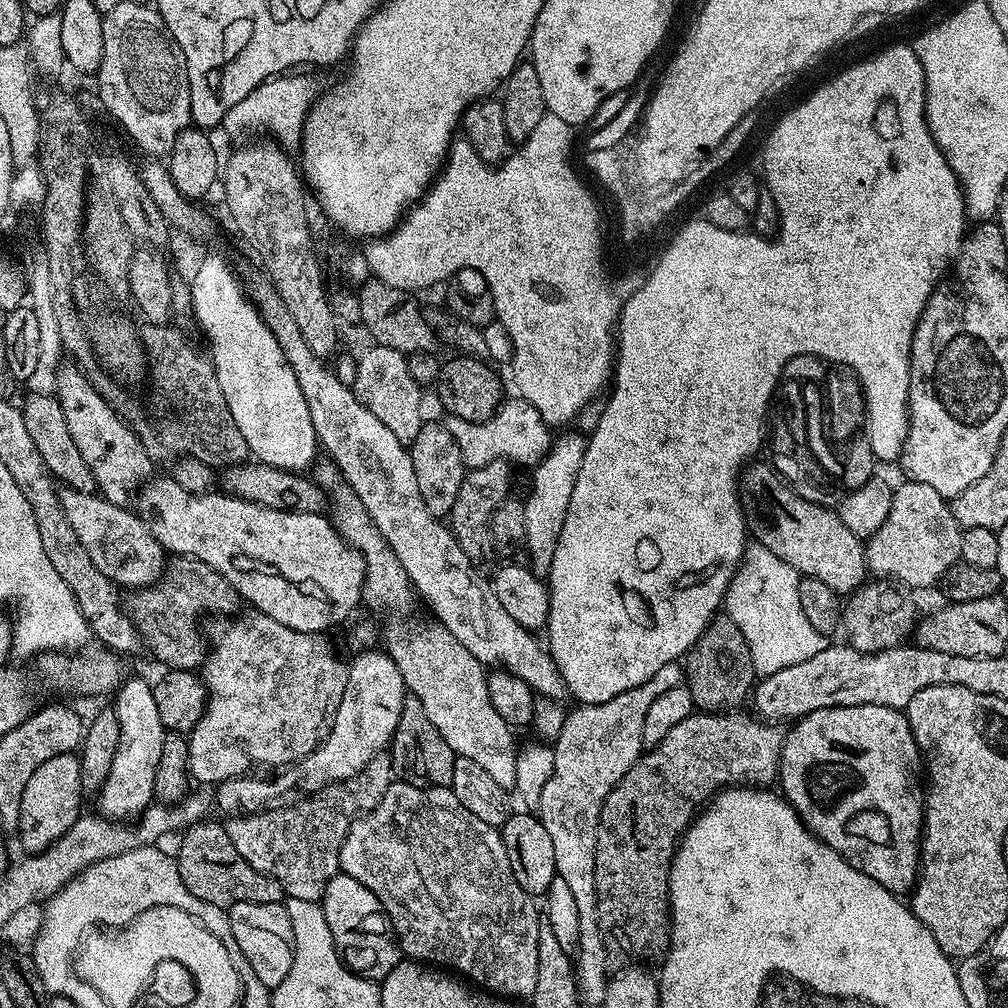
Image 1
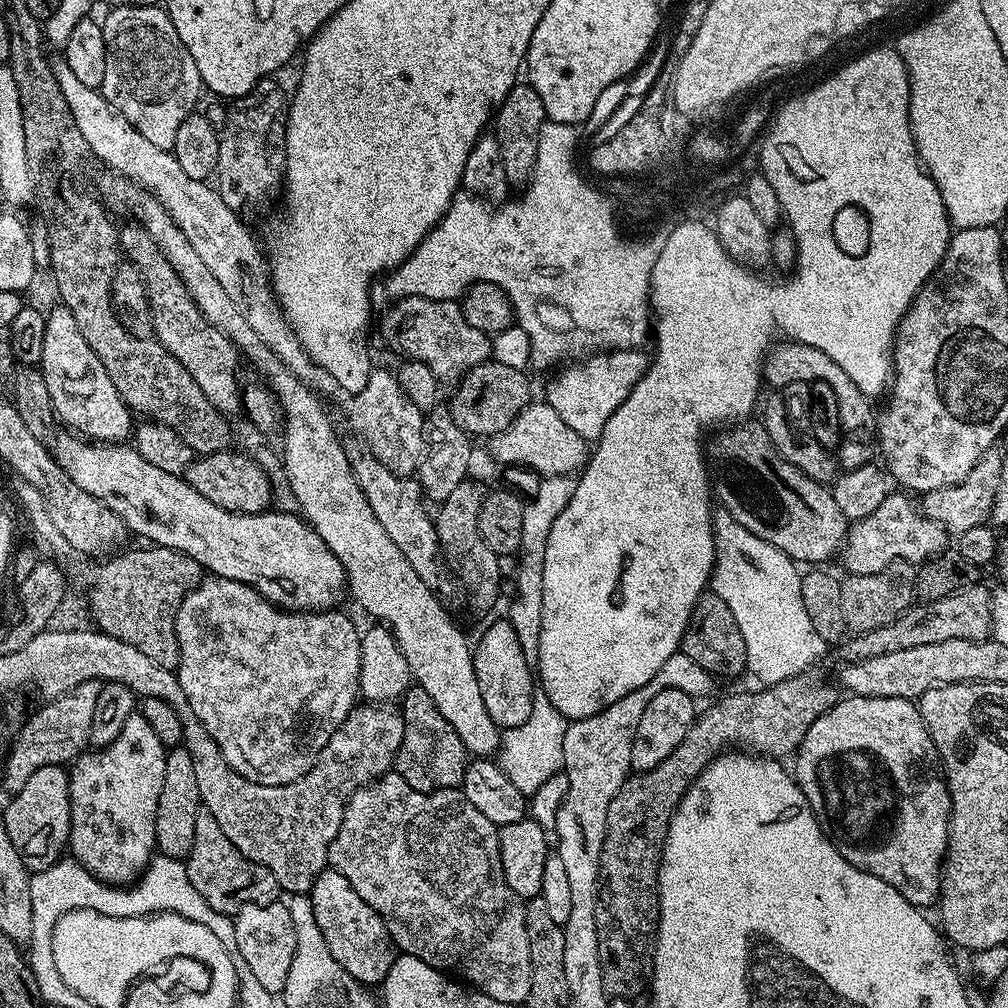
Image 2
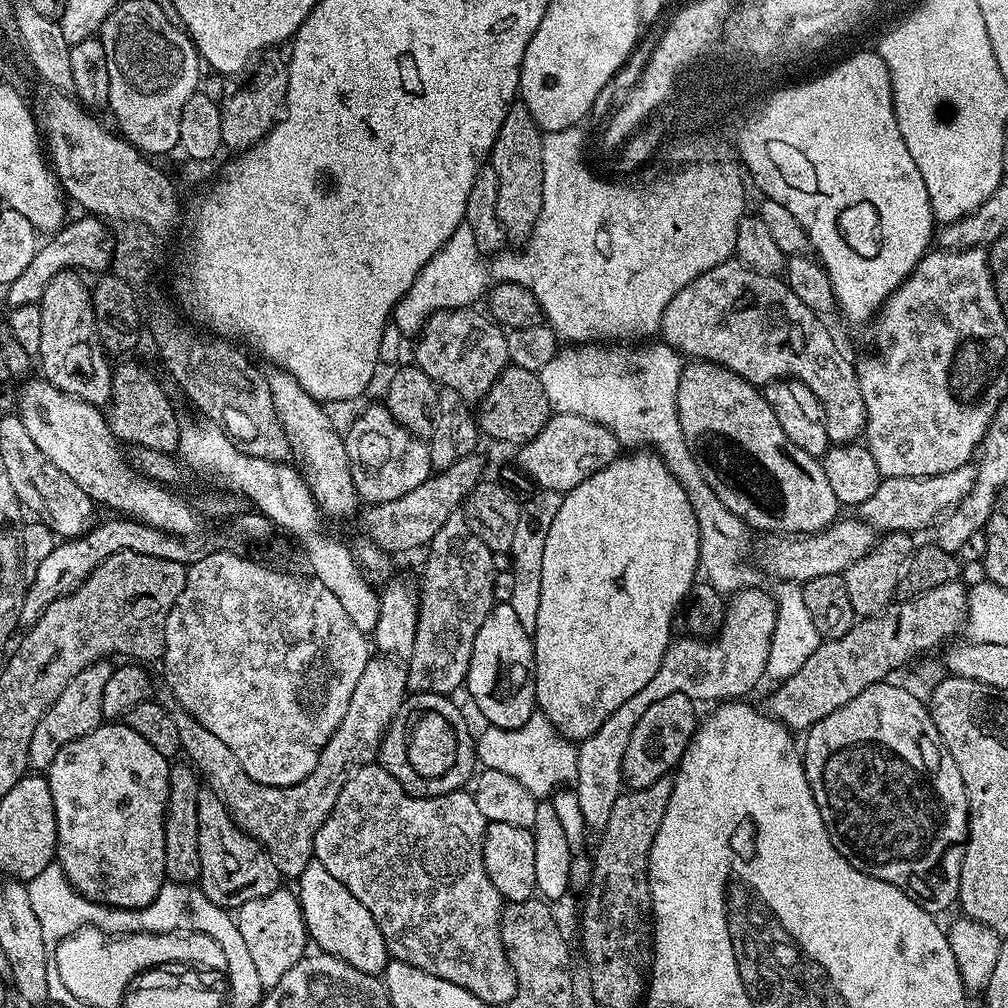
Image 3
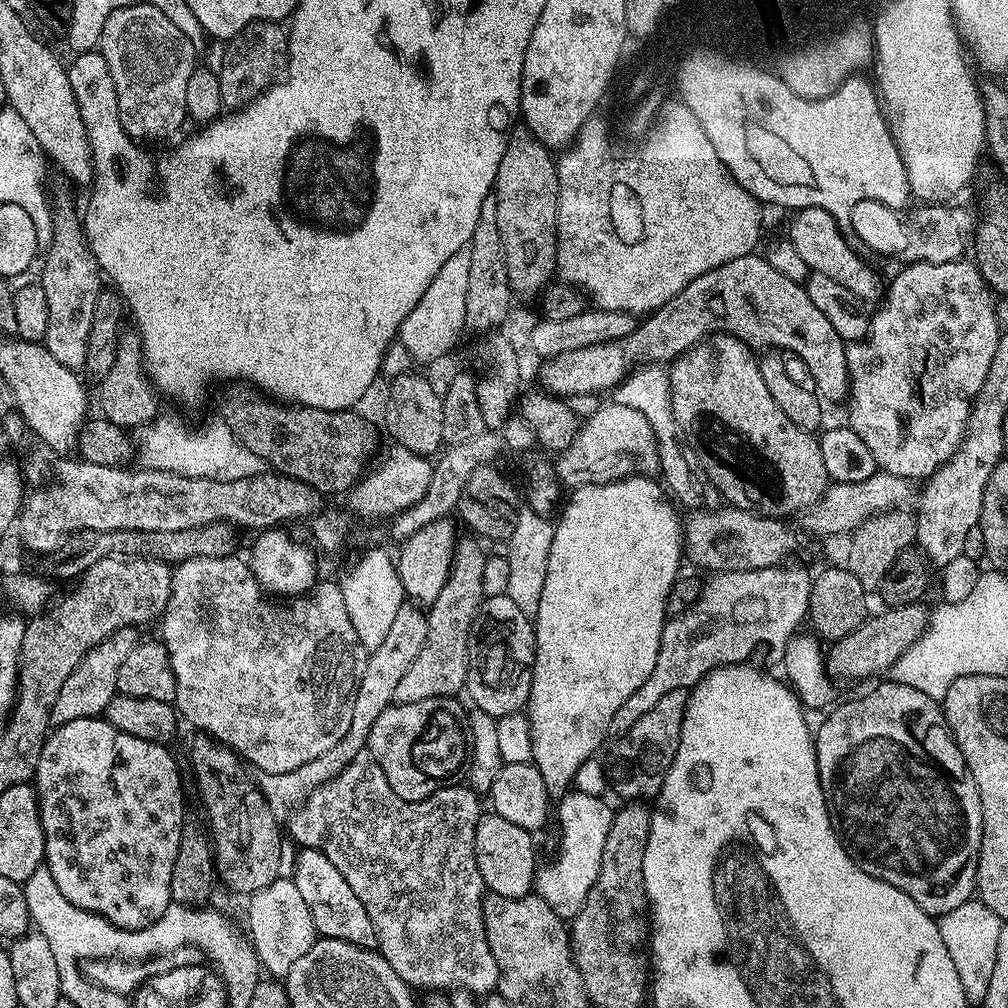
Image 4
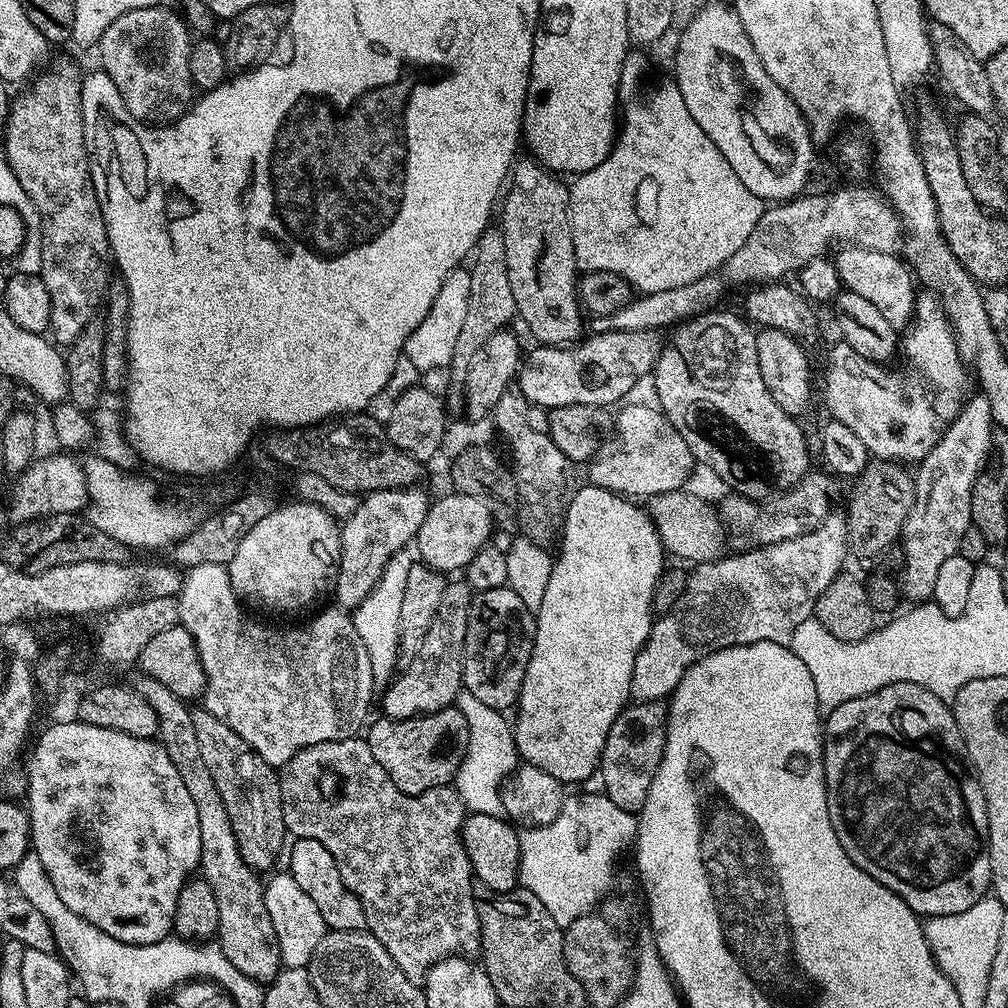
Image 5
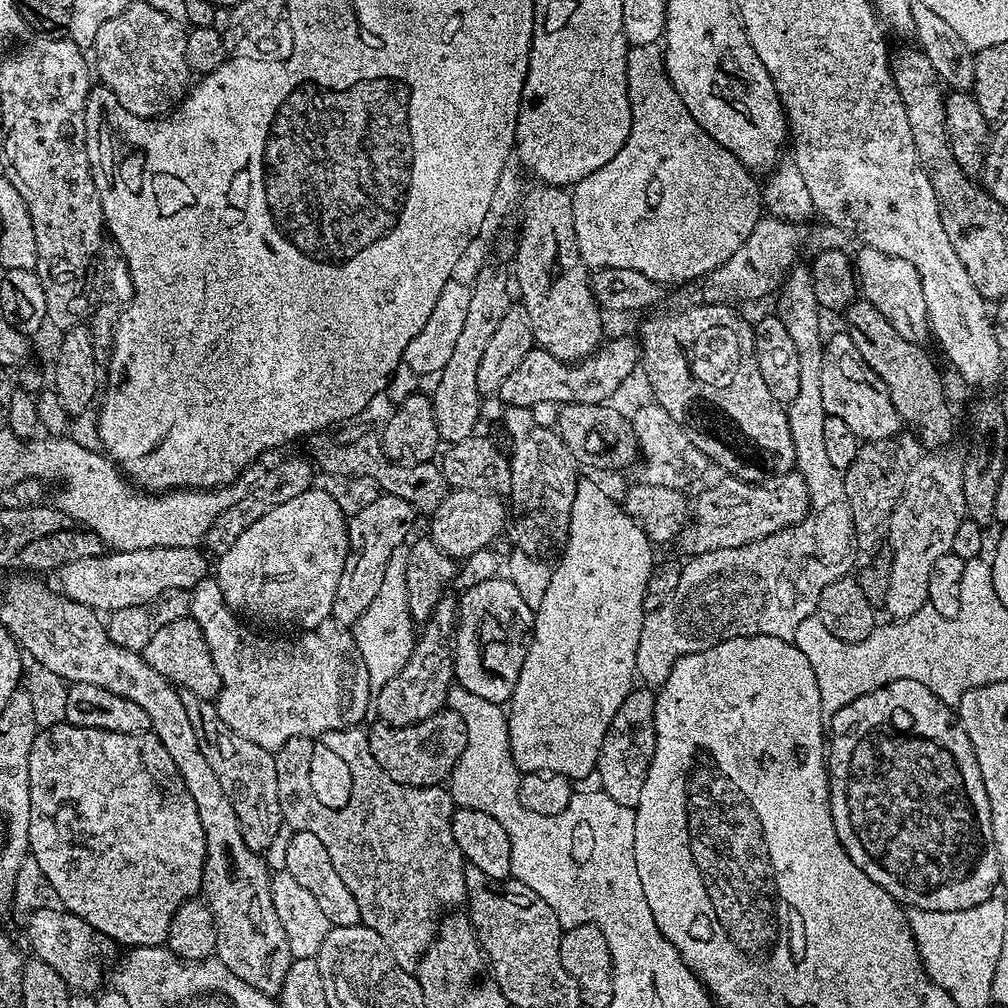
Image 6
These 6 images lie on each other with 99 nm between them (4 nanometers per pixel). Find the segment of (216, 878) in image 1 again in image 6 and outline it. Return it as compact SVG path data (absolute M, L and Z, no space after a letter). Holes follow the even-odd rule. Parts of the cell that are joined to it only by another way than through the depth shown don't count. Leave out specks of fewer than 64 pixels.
M180 692L182 706L190 718L190 726L194 726L194 735L198 738L198 750L206 762L210 762L210 770L222 782L222 790L226 790L226 798L230 798L230 806L234 806L234 814L240 823L242 838L250 850L261 854L276 840L282 829L280 799L278 798L278 770L276 757L269 749L258 746L242 734L236 734L222 722L215 703L203 700L193 692Z

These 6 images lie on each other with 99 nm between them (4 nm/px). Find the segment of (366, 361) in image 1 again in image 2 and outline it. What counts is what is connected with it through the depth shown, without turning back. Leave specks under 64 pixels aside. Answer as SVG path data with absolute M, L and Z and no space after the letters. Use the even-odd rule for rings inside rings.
M373 367L370 378L362 390L351 397L352 409L348 416L361 436L363 447L371 452L382 466L386 466L395 476L411 477L417 471L424 457L425 413L402 390L395 371Z

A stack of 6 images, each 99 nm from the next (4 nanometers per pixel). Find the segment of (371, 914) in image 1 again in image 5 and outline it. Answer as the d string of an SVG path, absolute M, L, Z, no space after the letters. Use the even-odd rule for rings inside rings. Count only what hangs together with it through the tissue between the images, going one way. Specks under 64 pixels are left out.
M314 838L293 839L287 856L287 871L291 872L294 882L298 882L298 886L302 886L302 890L306 890L306 894L310 894L312 901L317 904L324 919L325 929L334 932L358 932L367 929L368 923L366 914L362 910L362 902L358 902L356 895L344 885L342 874L334 862L330 850L326 850L326 846L322 846L322 842L318 842Z

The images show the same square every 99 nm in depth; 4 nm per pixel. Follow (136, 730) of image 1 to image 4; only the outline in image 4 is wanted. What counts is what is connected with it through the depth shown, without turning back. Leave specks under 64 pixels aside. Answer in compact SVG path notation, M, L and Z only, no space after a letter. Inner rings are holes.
M91 716L78 718L74 722L53 727L42 746L42 754L38 758L38 766L34 777L36 798L40 802L40 821L44 831L44 859L50 874L54 874L54 882L58 890L62 890L62 898L66 902L74 902L87 912L106 918L116 928L125 928L131 932L150 926L173 903L170 890L170 876L173 873L174 858L178 855L179 839L182 838L186 815L184 815L184 788L180 785L180 768L169 749L162 744L146 742L146 738L134 738L134 734L126 734L103 718Z

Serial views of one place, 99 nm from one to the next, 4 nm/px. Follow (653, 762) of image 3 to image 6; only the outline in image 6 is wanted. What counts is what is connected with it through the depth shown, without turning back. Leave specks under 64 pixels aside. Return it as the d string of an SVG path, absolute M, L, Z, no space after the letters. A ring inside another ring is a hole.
M633 687L626 694L622 706L618 706L618 714L614 714L614 722L606 730L606 738L602 738L602 750L596 763L596 770L601 775L603 792L614 802L635 810L642 798L642 782L646 782L646 774L650 770L650 762L656 745L656 731L652 718L652 707L655 704L651 687Z

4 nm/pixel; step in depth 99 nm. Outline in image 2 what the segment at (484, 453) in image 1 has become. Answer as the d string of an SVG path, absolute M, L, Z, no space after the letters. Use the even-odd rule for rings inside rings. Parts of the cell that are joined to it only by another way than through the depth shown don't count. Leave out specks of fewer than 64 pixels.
M530 402L497 436L491 437L492 456L500 464L521 464L545 476L571 476L579 473L588 462L589 441L583 440L547 402Z

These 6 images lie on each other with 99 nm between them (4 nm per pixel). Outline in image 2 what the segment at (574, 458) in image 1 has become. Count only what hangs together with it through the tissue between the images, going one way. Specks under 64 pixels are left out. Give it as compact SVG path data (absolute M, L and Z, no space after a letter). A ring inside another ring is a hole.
M545 476L539 481L536 493L524 506L522 514L522 542L518 559L520 565L516 568L516 597L512 600L506 612L506 619L514 626L514 634L518 634L518 646L526 654L526 662L538 665L538 642L542 638L542 570L546 566L546 538L550 538L550 526L554 526L554 518L562 514L566 502L576 489L577 477Z

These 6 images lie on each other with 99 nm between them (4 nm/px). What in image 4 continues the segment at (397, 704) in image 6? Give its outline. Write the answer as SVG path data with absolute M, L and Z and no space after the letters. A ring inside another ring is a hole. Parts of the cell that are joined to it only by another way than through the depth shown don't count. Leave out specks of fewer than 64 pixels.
M464 534L457 539L445 585L426 612L426 642L422 642L418 658L414 658L410 670L406 670L402 682L398 682L394 689L395 703L422 702L426 698L439 696L455 697L465 691L468 683L468 643L472 637L472 623L485 598L482 590L482 570L486 551L484 552L483 546L485 547L472 534Z

